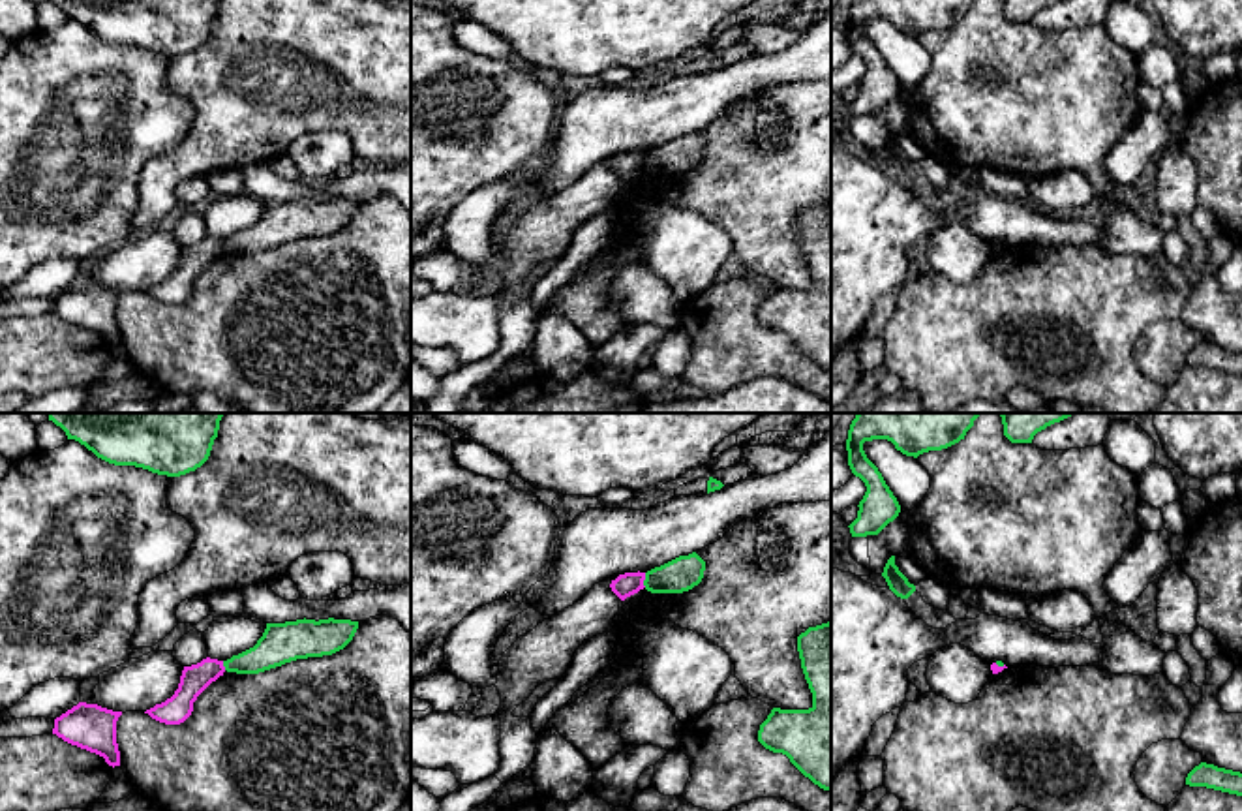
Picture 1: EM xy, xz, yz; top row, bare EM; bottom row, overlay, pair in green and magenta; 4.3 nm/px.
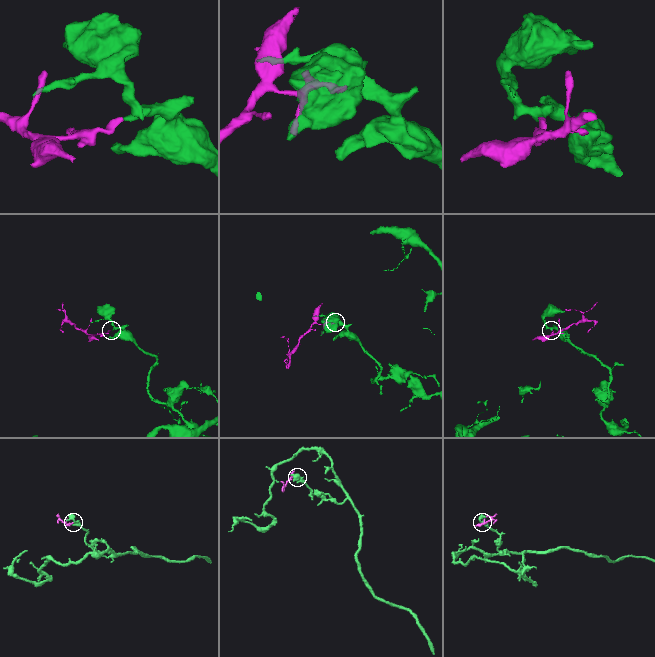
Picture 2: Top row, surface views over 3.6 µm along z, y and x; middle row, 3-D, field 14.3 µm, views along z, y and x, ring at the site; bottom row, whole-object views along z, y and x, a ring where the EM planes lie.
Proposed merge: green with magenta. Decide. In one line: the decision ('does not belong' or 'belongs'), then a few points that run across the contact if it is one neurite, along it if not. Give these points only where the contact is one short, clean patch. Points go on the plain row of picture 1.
does not belong; line xz (646, 153), (644, 166)

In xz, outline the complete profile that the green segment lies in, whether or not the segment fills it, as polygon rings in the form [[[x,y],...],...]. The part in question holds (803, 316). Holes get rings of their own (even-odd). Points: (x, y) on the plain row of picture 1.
[[[831,201],[801,212],[797,231],[812,285],[773,287],[760,304],[758,321],[786,334],[805,357],[831,372]]]

